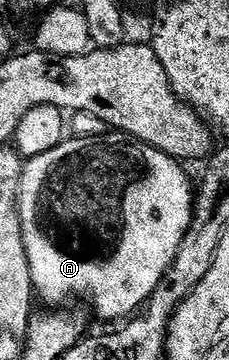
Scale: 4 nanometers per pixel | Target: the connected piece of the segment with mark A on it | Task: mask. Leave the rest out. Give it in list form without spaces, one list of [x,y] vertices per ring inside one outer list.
[[[77,137],[62,141],[59,147],[51,151],[43,151],[43,155],[35,155],[24,162],[21,170],[21,190],[17,206],[19,207],[19,223],[21,224],[21,235],[23,237],[23,247],[27,253],[27,263],[31,273],[31,283],[33,284],[34,294],[46,301],[46,306],[61,307],[65,300],[72,293],[79,296],[93,297],[93,309],[105,321],[113,321],[116,317],[128,318],[136,314],[149,300],[149,296],[159,287],[159,279],[171,267],[175,255],[179,251],[179,243],[183,243],[183,235],[193,218],[193,198],[194,190],[189,189],[189,177],[184,173],[182,166],[168,157],[163,151],[155,147],[145,145],[141,141],[132,139],[117,139],[113,149],[109,145],[104,145],[101,141],[92,141],[89,137]]]

